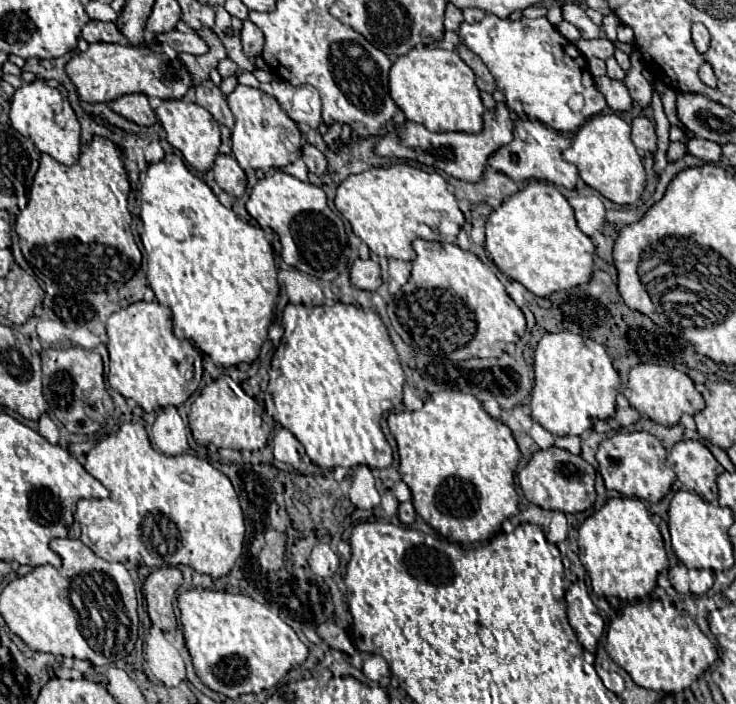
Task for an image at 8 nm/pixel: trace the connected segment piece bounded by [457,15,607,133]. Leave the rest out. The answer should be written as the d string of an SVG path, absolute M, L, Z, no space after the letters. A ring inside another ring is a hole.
M485 15L477 23L461 23L457 29L461 41L483 59L495 77L497 89L503 91L505 103L519 117L537 119L555 131L577 131L589 117L601 113L605 109L605 97L595 87L593 77L587 69L587 59L571 41L545 19L499 19L495 15ZM573 95L583 95L583 109L571 111L569 99Z

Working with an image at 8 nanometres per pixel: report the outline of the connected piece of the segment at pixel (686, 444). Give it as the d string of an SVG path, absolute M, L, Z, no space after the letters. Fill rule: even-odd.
M681 439L667 455L671 469L685 489L695 491L703 501L717 499L717 459L695 439Z

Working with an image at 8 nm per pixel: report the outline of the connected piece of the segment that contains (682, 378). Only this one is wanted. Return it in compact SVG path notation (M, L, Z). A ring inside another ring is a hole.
M639 363L629 371L629 383L623 391L627 401L631 403L633 409L637 409L643 417L663 425L663 427L673 427L679 423L683 413L695 415L705 407L705 401L701 393L695 389L693 381L683 373L677 371L675 367L665 367L665 365L651 365L651 363Z

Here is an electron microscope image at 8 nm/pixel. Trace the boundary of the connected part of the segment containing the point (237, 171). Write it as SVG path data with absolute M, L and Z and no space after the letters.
M217 155L215 165L213 165L213 173L215 173L215 181L217 185L227 191L229 195L241 197L245 193L247 187L247 177L245 171L239 167L237 159L233 155Z

